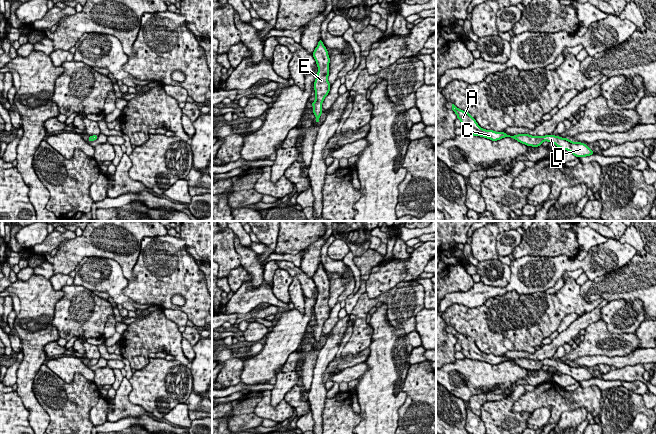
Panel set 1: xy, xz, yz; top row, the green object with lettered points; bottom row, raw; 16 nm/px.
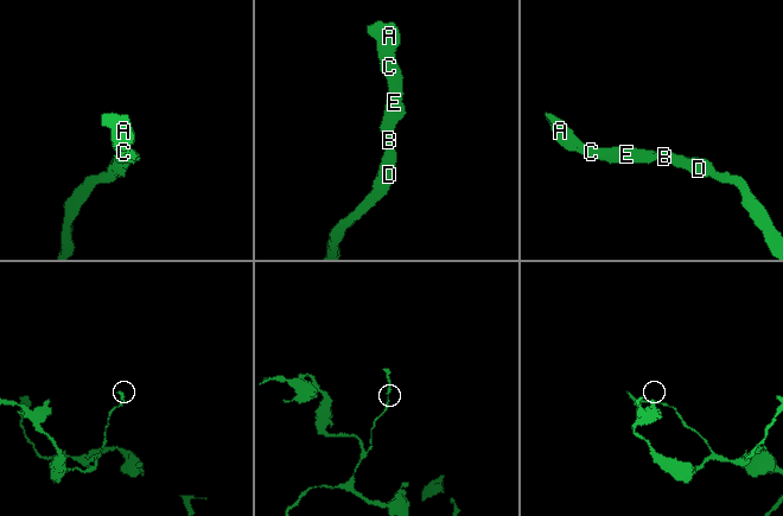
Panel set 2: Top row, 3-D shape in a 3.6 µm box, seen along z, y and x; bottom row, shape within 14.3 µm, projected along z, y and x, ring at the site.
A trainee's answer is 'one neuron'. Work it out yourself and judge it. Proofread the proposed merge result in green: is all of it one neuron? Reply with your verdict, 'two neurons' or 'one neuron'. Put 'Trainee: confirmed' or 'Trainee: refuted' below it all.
one neuron
Trainee: confirmed

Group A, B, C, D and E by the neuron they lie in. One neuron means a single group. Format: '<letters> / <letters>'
A B C D E

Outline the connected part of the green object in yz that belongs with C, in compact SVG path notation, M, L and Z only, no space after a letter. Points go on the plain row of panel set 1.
M452 328L451 332L457 339L457 343L459 343L462 347L461 352L468 359L480 360L492 365L498 365L499 363L505 361L511 361L517 364L519 367L525 368L527 370L538 371L542 369L544 365L548 365L554 367L557 371L570 375L574 378L575 381L586 381L594 378L594 376L584 367L581 366L573 366L567 362L561 362L559 360L545 359L543 360L531 360L529 358L518 358L510 360L504 356L496 356L493 354L485 354L481 352L476 344L466 335L463 335L457 332L454 328Z

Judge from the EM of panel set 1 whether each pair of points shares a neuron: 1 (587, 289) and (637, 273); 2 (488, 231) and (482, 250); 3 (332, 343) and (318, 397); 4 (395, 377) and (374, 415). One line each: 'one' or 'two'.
1: one
2: one
3: one
4: one

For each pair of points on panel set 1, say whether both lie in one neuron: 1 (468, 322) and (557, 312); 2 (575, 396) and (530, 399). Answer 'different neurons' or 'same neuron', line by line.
1: same neuron
2: same neuron

